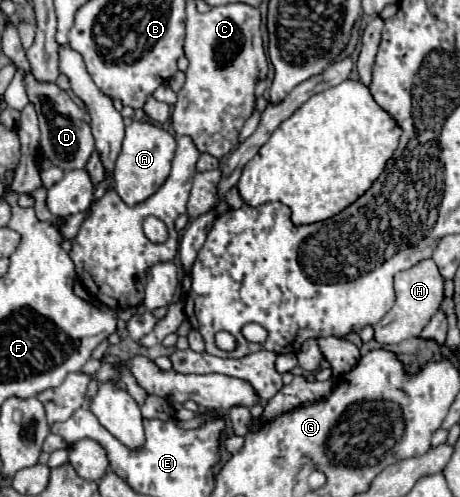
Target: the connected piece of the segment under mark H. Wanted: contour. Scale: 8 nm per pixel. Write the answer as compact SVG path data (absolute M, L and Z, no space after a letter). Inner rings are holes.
M424 259L414 267L394 275L394 289L396 303L374 329L374 339L380 345L394 345L408 337L418 337L428 321L434 317L434 313L440 309L440 303L444 299L444 279L432 259Z

